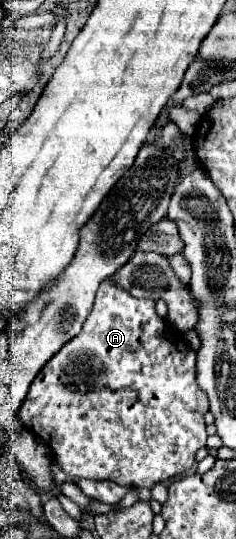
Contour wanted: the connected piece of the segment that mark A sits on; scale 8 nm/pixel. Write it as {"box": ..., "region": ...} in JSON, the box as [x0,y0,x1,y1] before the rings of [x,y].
{"box":[19,279,209,487],"region":[[[105,279],[97,291],[93,311],[85,319],[85,325],[77,337],[73,337],[63,349],[47,361],[47,365],[37,373],[35,381],[31,383],[31,389],[27,391],[27,397],[23,399],[23,405],[19,407],[19,419],[33,429],[33,433],[43,439],[43,443],[51,449],[53,461],[67,473],[79,479],[93,479],[93,481],[113,481],[117,485],[125,487],[153,487],[157,483],[165,483],[171,477],[177,477],[185,473],[195,463],[195,453],[205,447],[207,431],[205,431],[205,413],[209,411],[207,395],[199,389],[195,381],[195,351],[189,347],[187,341],[177,341],[173,329],[165,325],[165,321],[155,313],[155,301],[141,301],[131,297],[127,291],[113,285],[111,279]]]}

